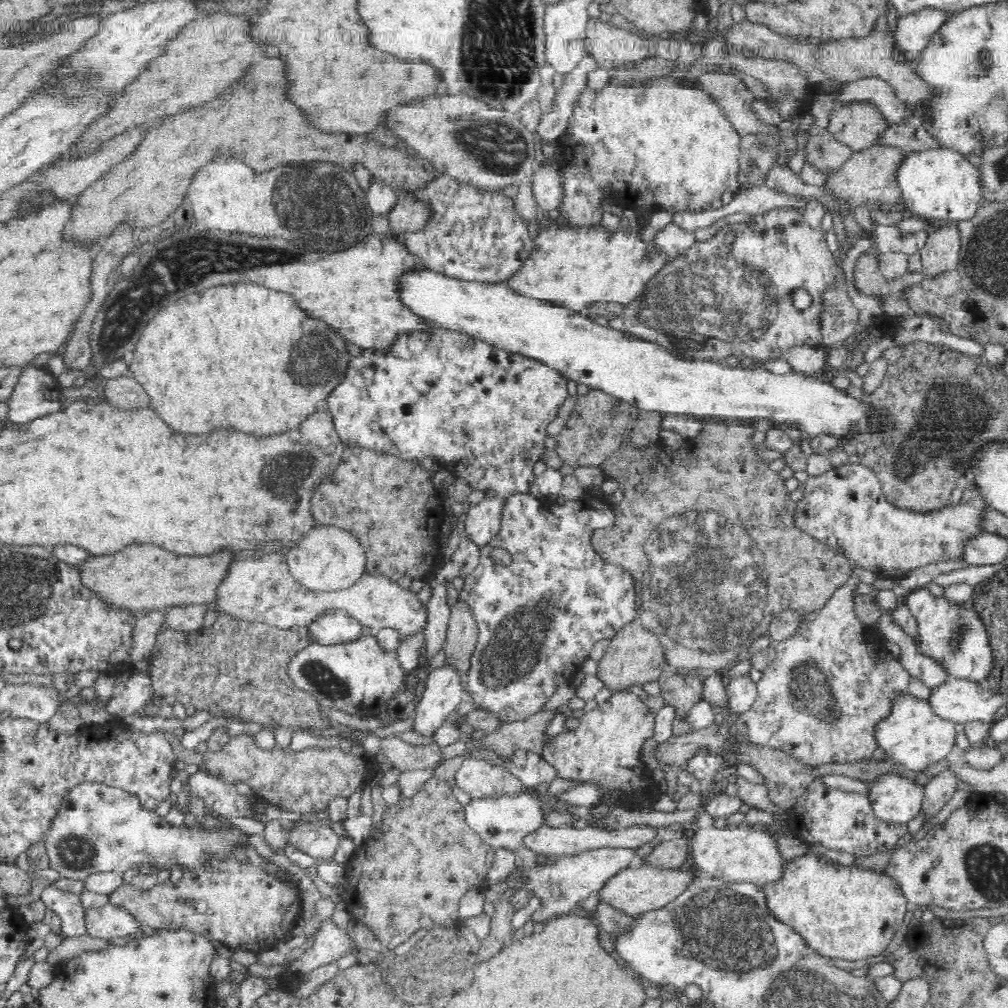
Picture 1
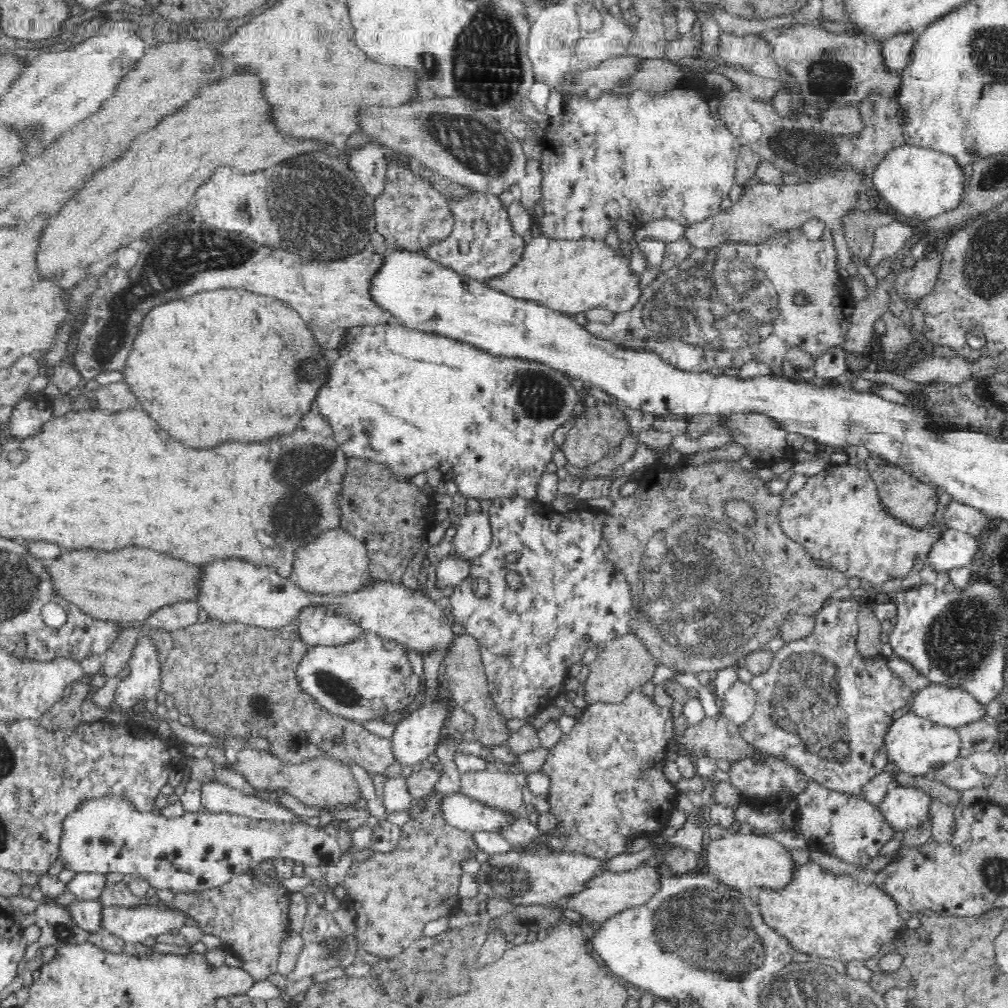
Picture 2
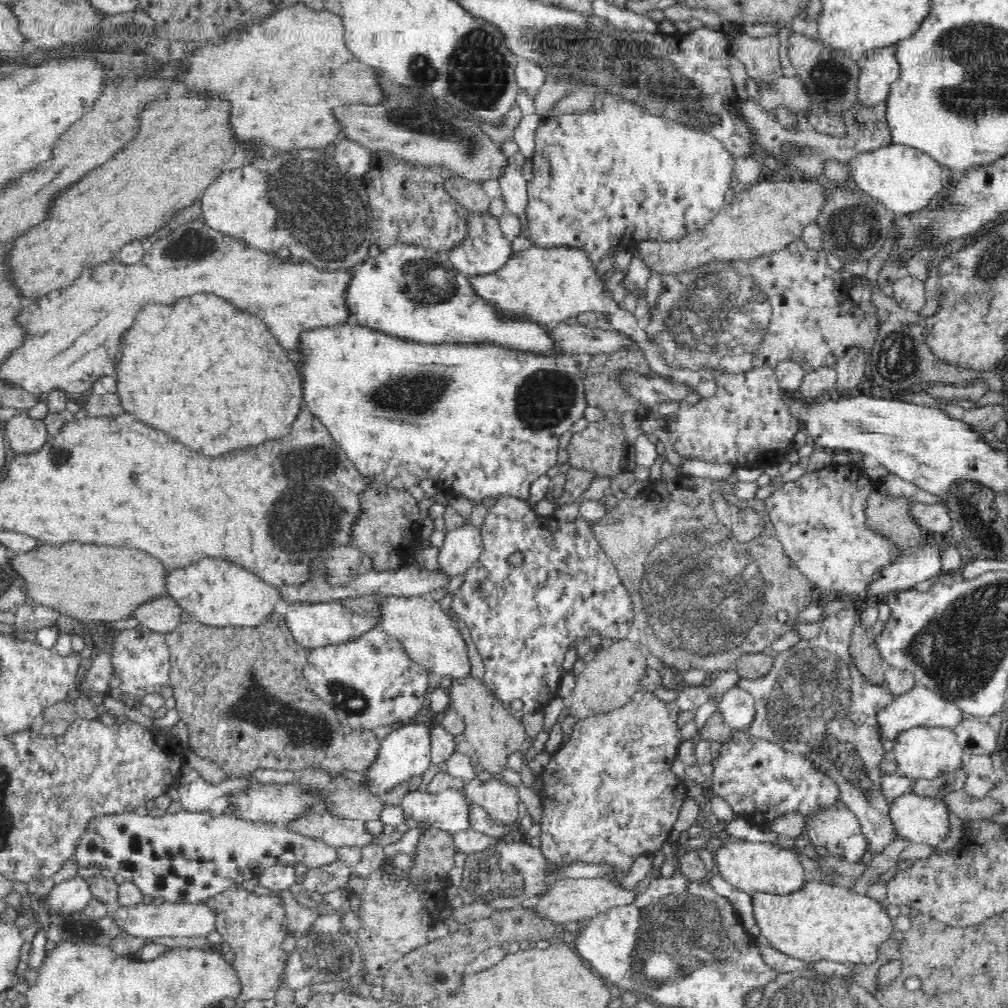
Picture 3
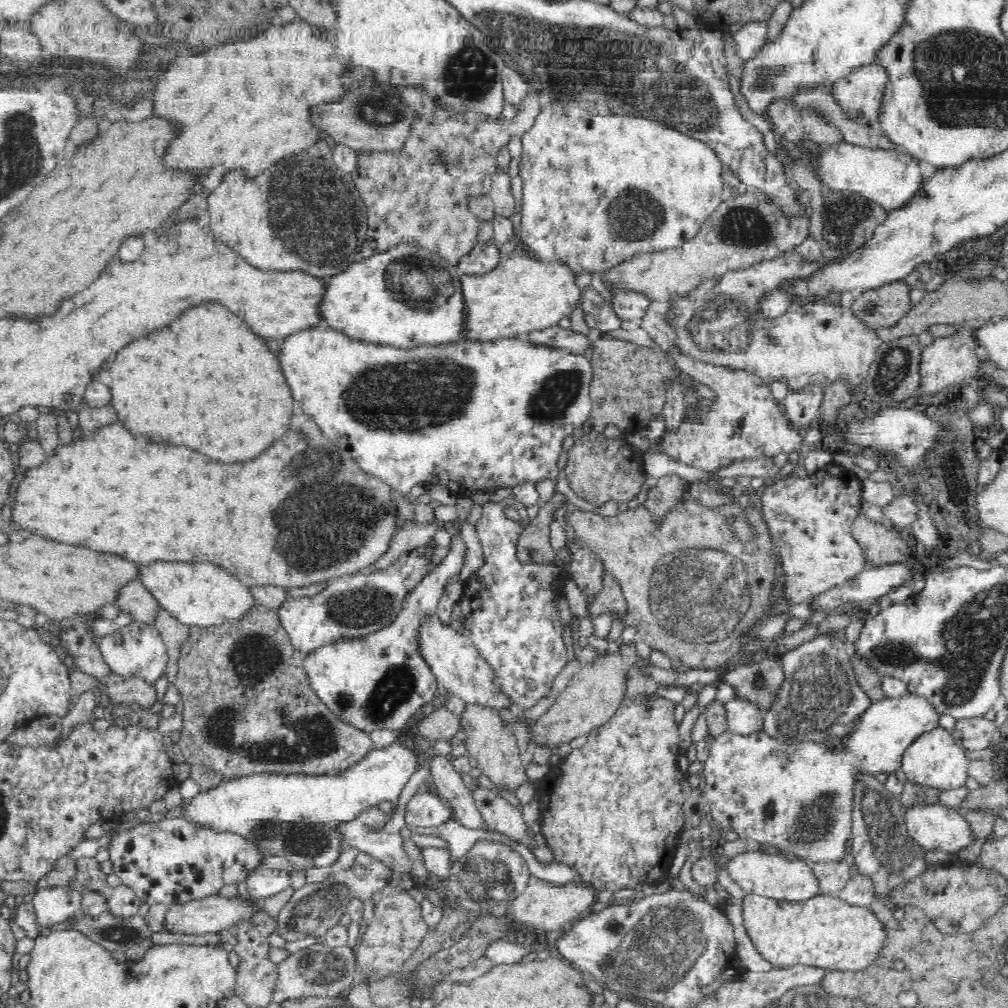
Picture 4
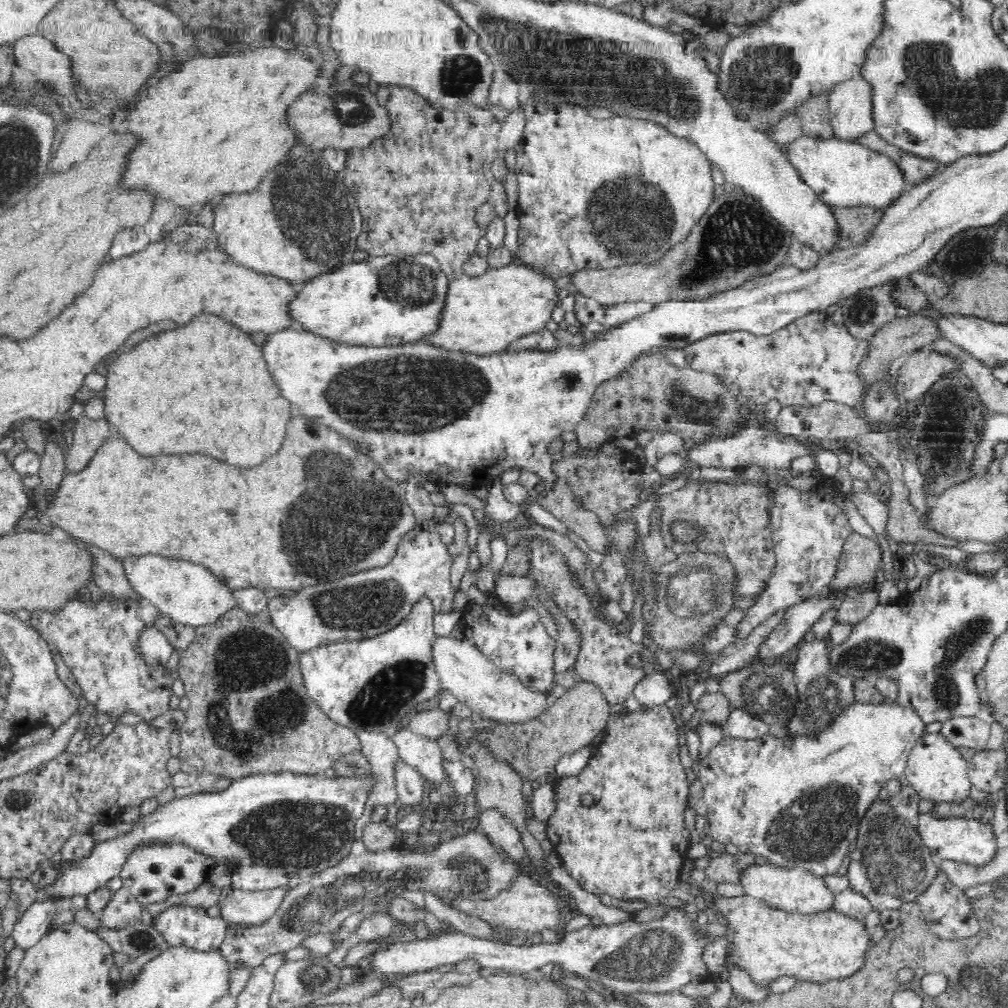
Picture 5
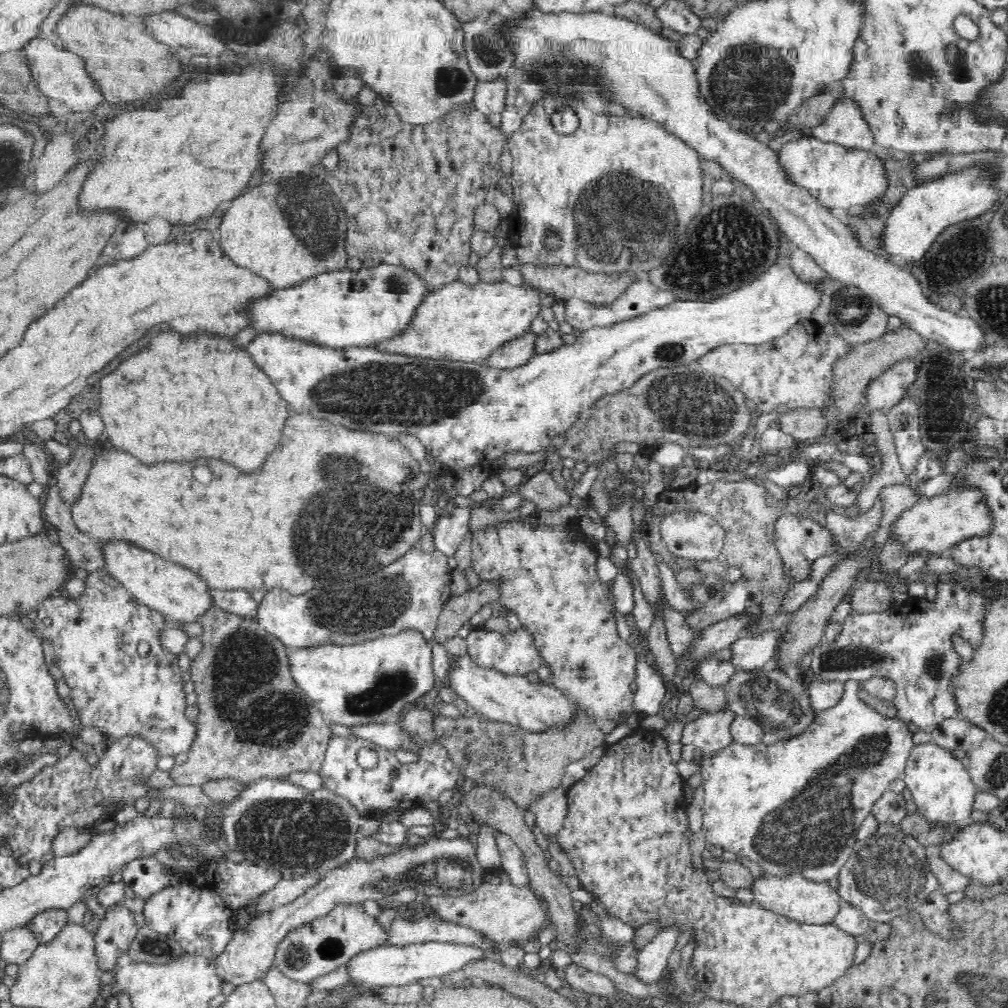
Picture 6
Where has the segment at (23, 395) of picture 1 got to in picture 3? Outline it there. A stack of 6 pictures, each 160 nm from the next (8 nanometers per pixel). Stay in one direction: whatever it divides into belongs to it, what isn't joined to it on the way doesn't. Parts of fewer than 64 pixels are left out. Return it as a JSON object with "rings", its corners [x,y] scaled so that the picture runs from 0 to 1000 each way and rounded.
{"rings":[[[13,413],[5,421],[5,435],[15,449],[37,447],[49,435],[43,417],[25,413]]]}

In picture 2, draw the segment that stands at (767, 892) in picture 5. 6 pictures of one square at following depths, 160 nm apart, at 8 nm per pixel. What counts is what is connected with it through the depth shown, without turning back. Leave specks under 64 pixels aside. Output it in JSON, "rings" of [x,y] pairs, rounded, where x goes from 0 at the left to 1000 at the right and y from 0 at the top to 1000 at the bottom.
{"rings":[[[740,823],[724,825],[711,833],[699,834],[700,849],[694,850],[695,862],[702,865],[717,878],[736,884],[736,887],[752,892],[757,881],[775,882],[785,872],[789,858],[784,846],[766,828],[745,827]]]}

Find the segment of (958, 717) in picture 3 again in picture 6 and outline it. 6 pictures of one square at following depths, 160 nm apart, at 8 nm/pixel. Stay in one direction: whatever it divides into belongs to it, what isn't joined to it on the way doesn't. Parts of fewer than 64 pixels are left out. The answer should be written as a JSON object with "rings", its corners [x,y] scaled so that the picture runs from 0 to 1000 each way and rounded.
{"rings":[[[850,675],[838,676],[837,690],[833,696],[817,704],[810,709],[801,724],[784,732],[773,732],[768,738],[752,737],[749,739],[739,739],[730,735],[726,735],[718,742],[712,743],[708,750],[701,753],[693,753],[695,779],[698,784],[698,798],[696,810],[696,825],[698,830],[704,837],[728,845],[728,847],[738,849],[745,855],[751,857],[765,868],[781,868],[782,866],[794,866],[800,871],[811,874],[821,874],[823,871],[831,870],[834,861],[844,851],[844,847],[849,844],[851,834],[849,827],[851,821],[855,819],[855,815],[859,813],[859,810],[863,810],[865,800],[871,796],[873,790],[883,780],[883,776],[895,773],[898,769],[899,758],[903,752],[903,747],[907,742],[907,724],[903,722],[901,716],[894,711],[882,711],[873,707],[851,692],[850,683],[853,681]]]}

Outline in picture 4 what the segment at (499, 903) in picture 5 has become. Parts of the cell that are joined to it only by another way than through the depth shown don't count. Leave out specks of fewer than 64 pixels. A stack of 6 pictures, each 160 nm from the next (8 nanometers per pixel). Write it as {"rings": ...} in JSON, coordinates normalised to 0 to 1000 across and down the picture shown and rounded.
{"rings":[[[527,870],[524,879],[517,888],[508,892],[504,909],[519,917],[536,921],[536,923],[557,924],[560,917],[569,917],[574,912],[582,909],[591,895],[595,895],[593,884],[585,877],[571,873],[558,878],[548,878],[541,873]]]}

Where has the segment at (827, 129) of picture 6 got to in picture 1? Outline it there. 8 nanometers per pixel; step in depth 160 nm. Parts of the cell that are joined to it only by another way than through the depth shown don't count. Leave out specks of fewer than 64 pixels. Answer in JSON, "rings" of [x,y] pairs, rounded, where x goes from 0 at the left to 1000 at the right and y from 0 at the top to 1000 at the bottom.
{"rings":[[[915,8],[893,17],[888,29],[888,46],[897,49],[902,61],[911,61],[914,51],[925,44],[946,14],[931,8]]]}

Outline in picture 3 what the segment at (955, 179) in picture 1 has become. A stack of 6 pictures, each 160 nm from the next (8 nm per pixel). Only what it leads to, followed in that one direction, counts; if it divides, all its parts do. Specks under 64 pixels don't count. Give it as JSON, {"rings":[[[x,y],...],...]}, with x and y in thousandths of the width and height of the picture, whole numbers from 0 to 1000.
{"rings":[[[885,143],[841,161],[843,183],[874,200],[891,215],[913,210],[938,189],[938,165],[909,147]]]}

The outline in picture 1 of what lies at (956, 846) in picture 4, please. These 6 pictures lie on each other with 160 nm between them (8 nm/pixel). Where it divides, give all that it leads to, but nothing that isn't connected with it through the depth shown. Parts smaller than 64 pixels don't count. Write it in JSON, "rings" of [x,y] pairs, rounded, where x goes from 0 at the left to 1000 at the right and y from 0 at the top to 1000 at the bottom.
{"rings":[[[873,768],[861,777],[861,790],[867,808],[885,818],[897,817],[913,808],[916,781],[901,770]]]}

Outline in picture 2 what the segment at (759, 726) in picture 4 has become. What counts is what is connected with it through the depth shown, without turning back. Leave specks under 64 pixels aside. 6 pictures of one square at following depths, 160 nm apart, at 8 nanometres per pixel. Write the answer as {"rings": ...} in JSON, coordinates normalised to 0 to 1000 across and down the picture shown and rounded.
{"rings":[[[731,675],[713,695],[714,709],[735,719],[747,709],[749,696],[750,689],[744,679]]]}

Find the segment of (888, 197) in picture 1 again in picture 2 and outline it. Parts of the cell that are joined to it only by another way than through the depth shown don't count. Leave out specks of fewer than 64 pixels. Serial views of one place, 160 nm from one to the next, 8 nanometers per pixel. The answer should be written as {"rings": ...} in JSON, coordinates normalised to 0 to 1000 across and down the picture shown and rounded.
{"rings":[[[837,162],[810,178],[802,177],[799,182],[770,185],[767,182],[750,180],[739,185],[736,192],[722,207],[714,208],[708,214],[681,225],[678,235],[687,245],[702,246],[722,237],[730,240],[752,241],[761,237],[770,228],[778,229],[796,225],[800,217],[812,215],[825,228],[830,260],[840,268],[847,262],[846,254],[839,244],[839,235],[837,235],[837,214],[843,212],[845,208],[850,208],[851,190],[853,194],[861,192],[869,200],[871,189],[865,182],[865,173],[855,172],[849,164],[843,164],[843,162]]]}

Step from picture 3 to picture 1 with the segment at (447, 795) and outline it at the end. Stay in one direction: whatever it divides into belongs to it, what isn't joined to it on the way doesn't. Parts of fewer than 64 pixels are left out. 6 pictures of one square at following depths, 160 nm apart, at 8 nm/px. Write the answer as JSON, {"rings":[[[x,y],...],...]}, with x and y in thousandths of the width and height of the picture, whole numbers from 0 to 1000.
{"rings":[[[526,782],[479,793],[468,792],[467,796],[460,800],[462,815],[480,832],[480,835],[490,843],[497,841],[506,845],[519,839],[520,831],[524,827],[544,819],[546,806],[548,800],[544,796],[544,791],[536,790],[532,784]]]}

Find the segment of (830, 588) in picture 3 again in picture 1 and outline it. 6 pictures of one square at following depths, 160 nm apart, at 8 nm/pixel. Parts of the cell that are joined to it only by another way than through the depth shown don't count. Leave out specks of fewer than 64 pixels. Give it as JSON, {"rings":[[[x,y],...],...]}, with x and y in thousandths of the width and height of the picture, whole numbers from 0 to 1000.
{"rings":[[[839,459],[838,461],[833,461],[832,463],[827,463],[824,466],[821,466],[813,472],[804,472],[799,478],[799,485],[797,488],[797,493],[791,501],[791,522],[798,527],[802,527],[806,533],[810,533],[811,536],[813,536],[816,541],[819,541],[821,544],[825,543],[826,545],[834,545],[837,547],[837,553],[843,557],[844,560],[849,560],[853,563],[864,565],[864,567],[871,569],[873,572],[881,573],[892,573],[898,571],[900,567],[907,565],[908,563],[913,563],[914,562],[919,562],[920,560],[938,558],[940,556],[952,557],[957,554],[959,541],[970,535],[970,532],[978,530],[979,514],[977,511],[982,507],[983,501],[979,498],[979,494],[975,490],[968,490],[966,494],[962,494],[960,498],[954,498],[954,500],[948,500],[944,502],[943,500],[939,501],[937,504],[931,506],[923,506],[923,508],[910,508],[910,506],[904,506],[903,504],[891,504],[887,500],[883,500],[879,495],[879,492],[876,488],[875,480],[871,476],[869,469],[862,463],[851,460]]]}

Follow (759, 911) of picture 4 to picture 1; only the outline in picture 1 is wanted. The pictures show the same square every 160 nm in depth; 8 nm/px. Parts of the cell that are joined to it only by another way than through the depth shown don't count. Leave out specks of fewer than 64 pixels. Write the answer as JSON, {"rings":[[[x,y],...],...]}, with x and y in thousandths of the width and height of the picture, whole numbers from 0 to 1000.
{"rings":[[[793,849],[778,857],[776,865],[776,871],[756,879],[764,905],[786,918],[804,940],[826,952],[859,952],[879,942],[904,901],[891,874],[877,862],[863,863],[821,855],[819,850]]]}

